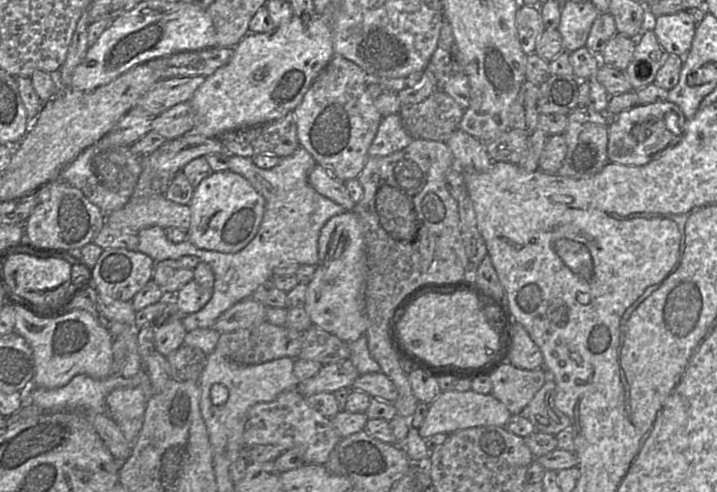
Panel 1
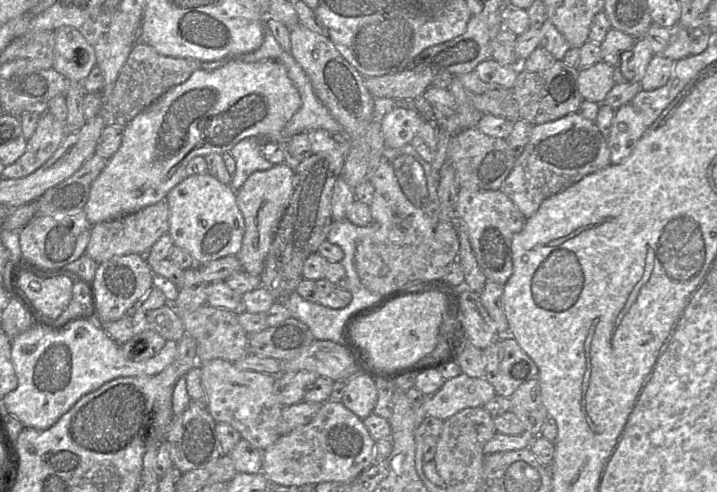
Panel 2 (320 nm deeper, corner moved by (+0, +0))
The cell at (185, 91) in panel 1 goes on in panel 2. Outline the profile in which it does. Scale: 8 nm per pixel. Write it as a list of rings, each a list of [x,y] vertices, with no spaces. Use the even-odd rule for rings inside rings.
[[[138,41],[122,67],[110,96],[104,97],[100,92],[86,94],[84,100],[86,121],[100,115],[106,126],[124,127],[168,90],[185,82],[200,67],[201,62],[196,59],[164,56],[150,45]]]

